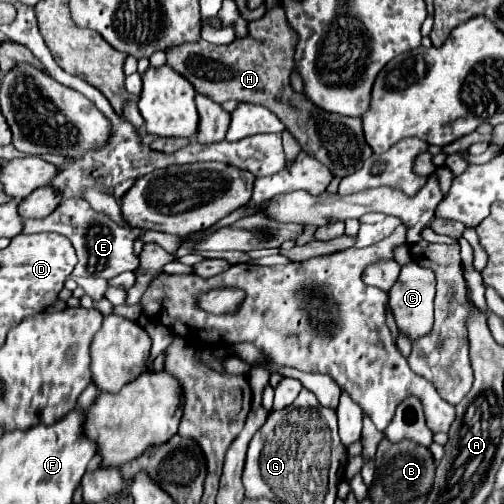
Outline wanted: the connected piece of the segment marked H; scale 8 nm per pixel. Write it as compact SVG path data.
M269 8L259 20L249 22L247 30L247 36L235 38L231 44L223 46L199 38L197 42L185 42L167 48L167 64L173 66L173 70L177 70L181 76L185 76L197 92L217 104L223 104L225 100L237 100L259 104L275 112L285 124L285 130L291 132L293 138L299 142L301 150L327 166L335 178L355 174L373 154L363 138L361 118L329 114L313 106L303 94L293 92L289 84L289 74L293 72L297 34L289 28L283 8Z

